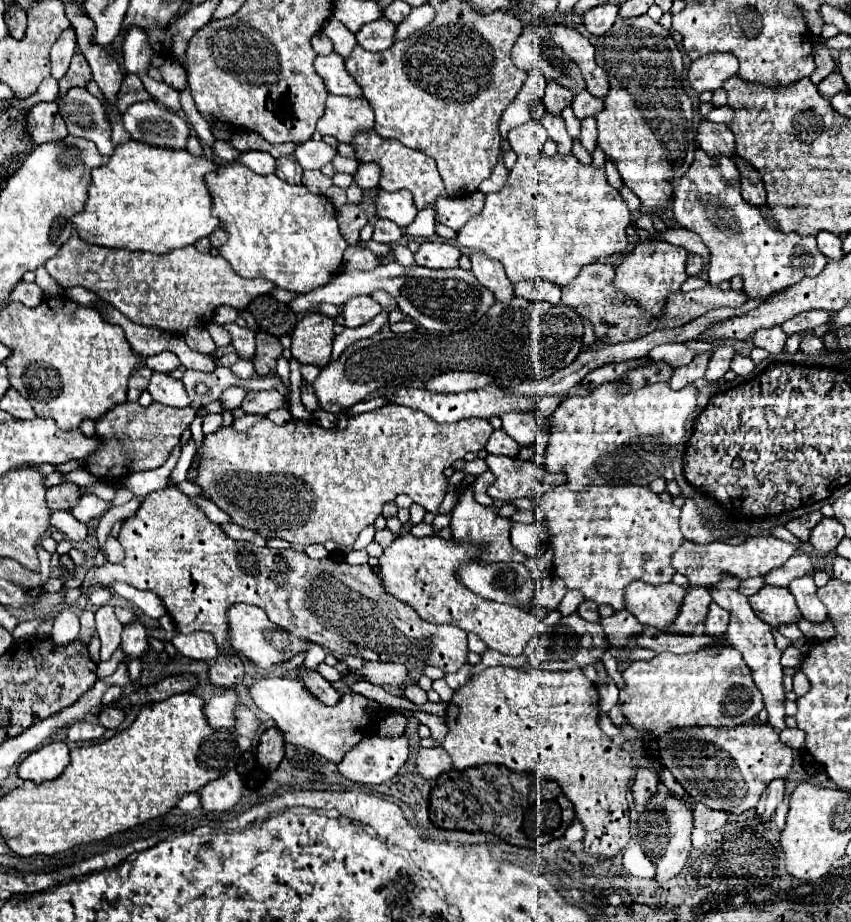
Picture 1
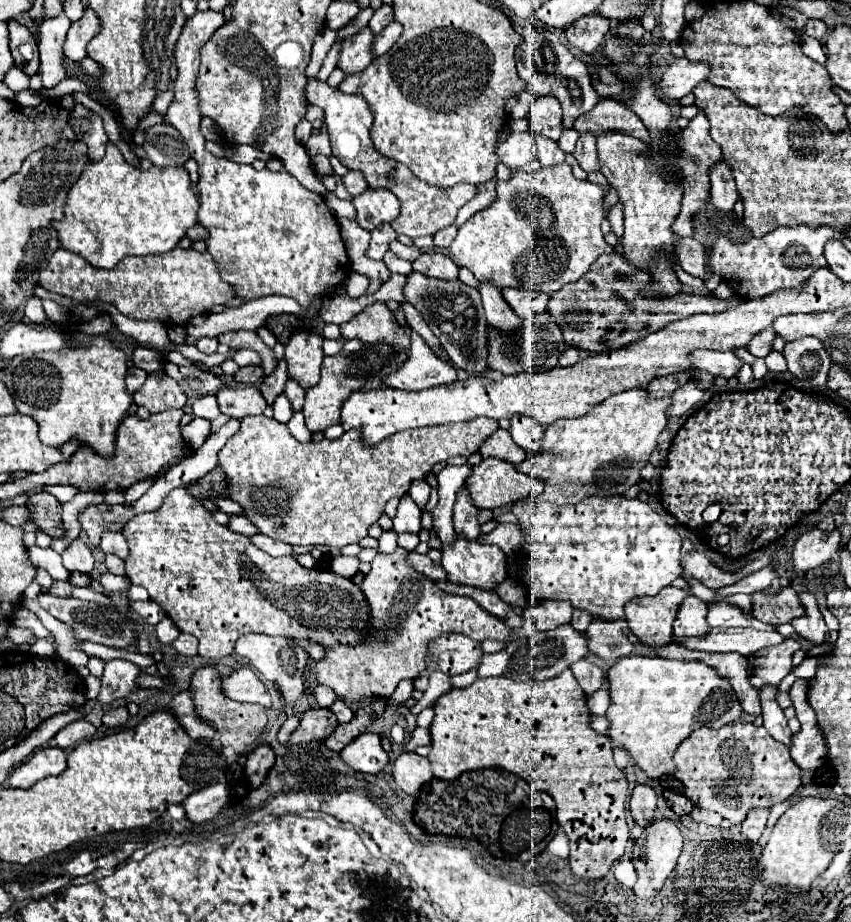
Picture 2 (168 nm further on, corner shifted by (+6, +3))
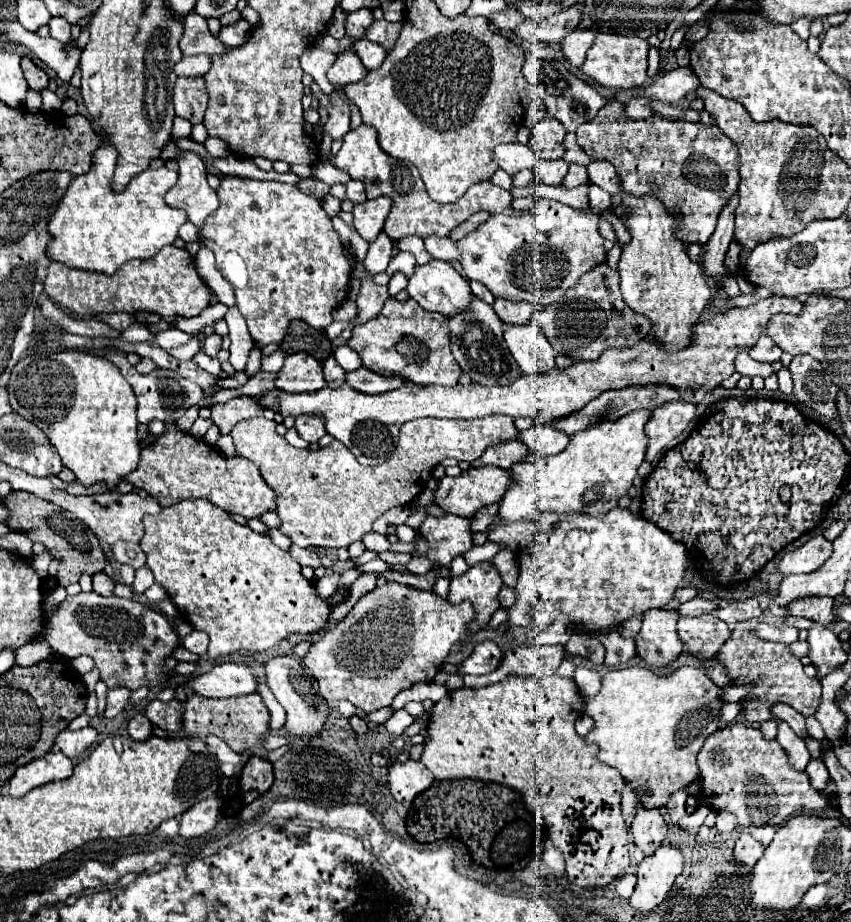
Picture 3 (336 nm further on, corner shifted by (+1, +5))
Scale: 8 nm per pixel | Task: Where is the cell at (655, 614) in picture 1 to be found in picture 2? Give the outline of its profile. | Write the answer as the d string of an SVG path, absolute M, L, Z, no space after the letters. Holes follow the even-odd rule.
M666 586L658 596L650 600L634 600L626 604L624 618L642 644L650 648L672 644L674 612L678 612L678 606L686 596L688 594L684 590Z

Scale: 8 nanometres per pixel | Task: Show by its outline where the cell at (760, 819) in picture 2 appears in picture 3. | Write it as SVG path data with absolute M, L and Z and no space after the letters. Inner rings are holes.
M743 832L733 848L735 862L745 864L745 868L743 868L745 872L739 872L739 874L749 874L749 870L755 866L755 862L763 856L763 850L765 850L765 846L759 840L755 840L749 832Z

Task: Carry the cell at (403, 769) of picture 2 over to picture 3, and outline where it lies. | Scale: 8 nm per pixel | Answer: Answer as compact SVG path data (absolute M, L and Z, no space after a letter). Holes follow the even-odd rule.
M421 760L393 762L389 768L389 788L397 802L409 806L417 794L433 784L433 774L423 766Z

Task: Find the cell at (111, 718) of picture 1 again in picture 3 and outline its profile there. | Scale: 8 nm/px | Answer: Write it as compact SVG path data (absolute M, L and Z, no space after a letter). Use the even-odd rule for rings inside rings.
M137 714L129 720L127 732L133 740L145 740L151 734L151 722L143 714Z

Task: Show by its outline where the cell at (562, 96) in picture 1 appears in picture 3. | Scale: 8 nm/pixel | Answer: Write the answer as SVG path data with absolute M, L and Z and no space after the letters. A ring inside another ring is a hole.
M545 116L531 129L529 145L539 158L555 160L555 158L563 156L563 150L565 150L563 138L565 138L563 124L555 122L555 118L551 118L551 116Z

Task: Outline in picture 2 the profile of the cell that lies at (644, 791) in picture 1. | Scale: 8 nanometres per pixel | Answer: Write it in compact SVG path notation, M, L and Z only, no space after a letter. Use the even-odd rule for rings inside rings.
M638 784L630 796L630 814L640 828L650 826L656 812L656 794L650 786Z

